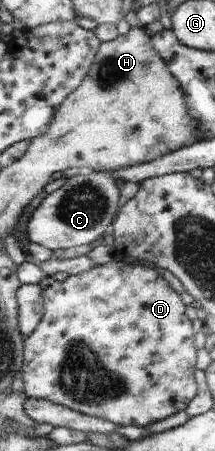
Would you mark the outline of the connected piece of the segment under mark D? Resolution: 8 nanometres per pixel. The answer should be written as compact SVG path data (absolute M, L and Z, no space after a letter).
M110 261L96 266L81 275L69 275L59 282L51 276L45 276L39 282L44 295L43 321L36 332L26 338L25 365L23 366L24 393L28 398L49 400L57 405L76 412L101 418L119 426L135 426L148 428L151 424L162 422L177 412L187 411L189 404L197 397L199 385L196 382L197 348L195 346L195 330L187 316L187 306L181 296L171 288L171 284L151 267L136 266L124 261Z

